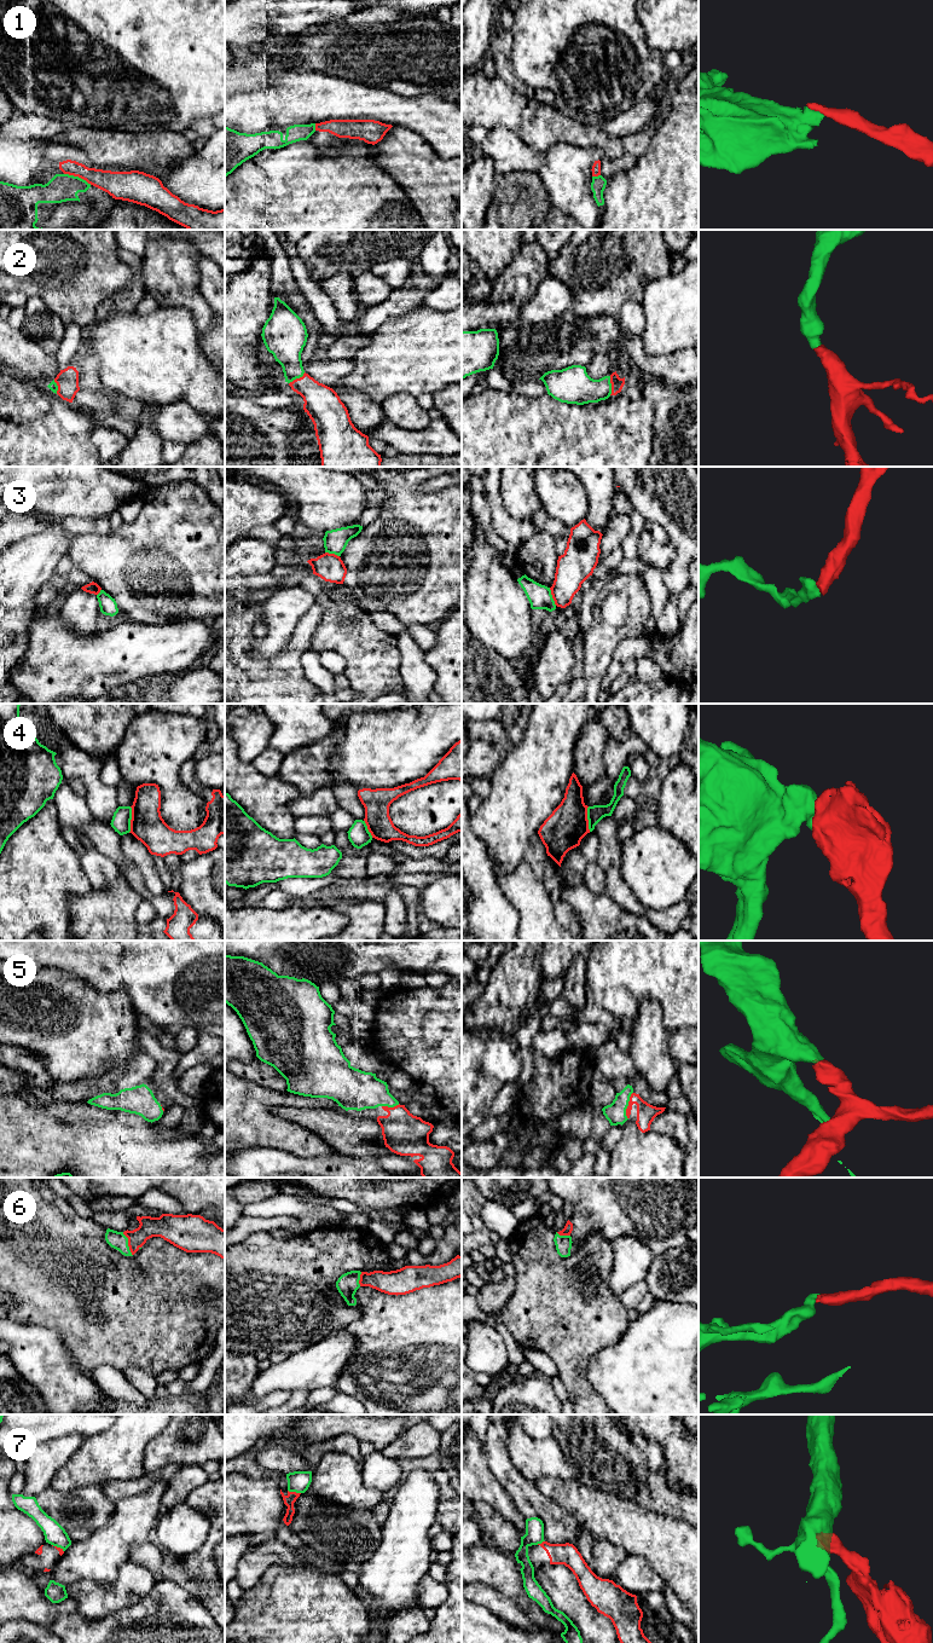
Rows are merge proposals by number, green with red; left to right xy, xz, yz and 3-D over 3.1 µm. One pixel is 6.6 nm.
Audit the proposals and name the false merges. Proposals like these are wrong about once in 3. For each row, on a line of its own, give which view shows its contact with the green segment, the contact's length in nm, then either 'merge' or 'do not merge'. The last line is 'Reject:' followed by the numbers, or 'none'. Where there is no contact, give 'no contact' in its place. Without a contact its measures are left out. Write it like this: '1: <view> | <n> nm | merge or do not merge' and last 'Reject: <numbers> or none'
1: xy | 200 nm | do not merge
2: yz | 130 nm | merge
3: yz | 130 nm | do not merge
4: xy | 180 nm | do not merge
5: yz | 190 nm | merge
6: xy | 170 nm | merge
7: xz | 90 nm | do not merge
Reject: 1, 3, 4, 7

